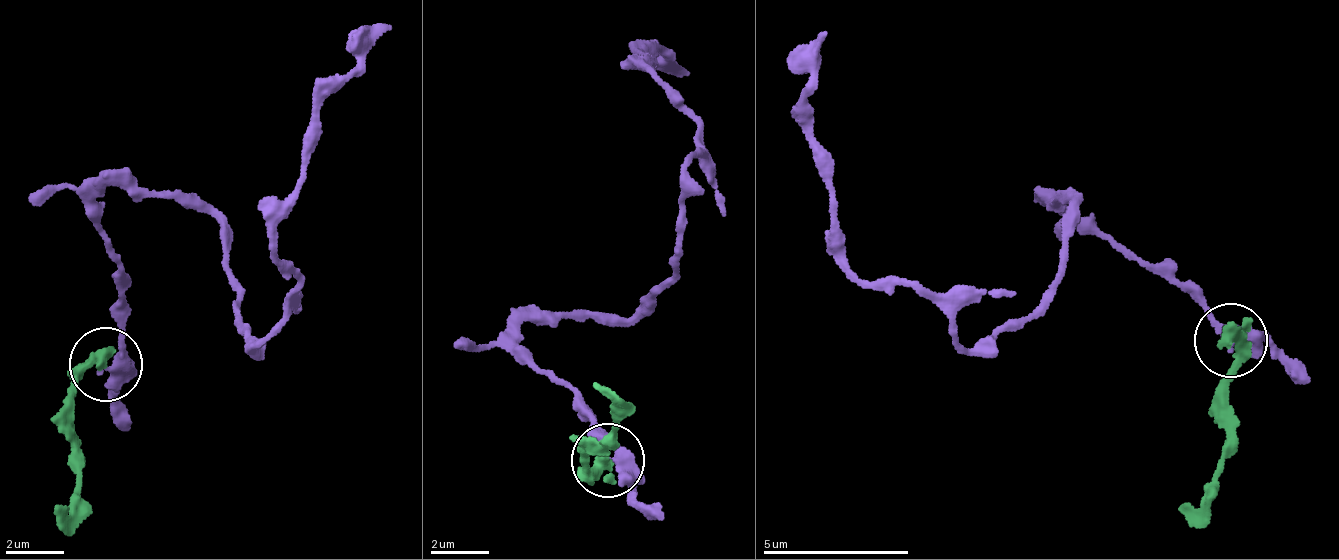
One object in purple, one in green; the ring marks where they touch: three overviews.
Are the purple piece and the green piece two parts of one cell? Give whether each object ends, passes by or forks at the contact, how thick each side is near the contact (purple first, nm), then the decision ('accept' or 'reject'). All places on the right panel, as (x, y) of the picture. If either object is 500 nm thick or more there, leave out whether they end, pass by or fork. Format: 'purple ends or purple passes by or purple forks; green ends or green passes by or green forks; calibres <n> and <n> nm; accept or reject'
purple passes by; green ends; calibres 400 and 480 nm; reject

